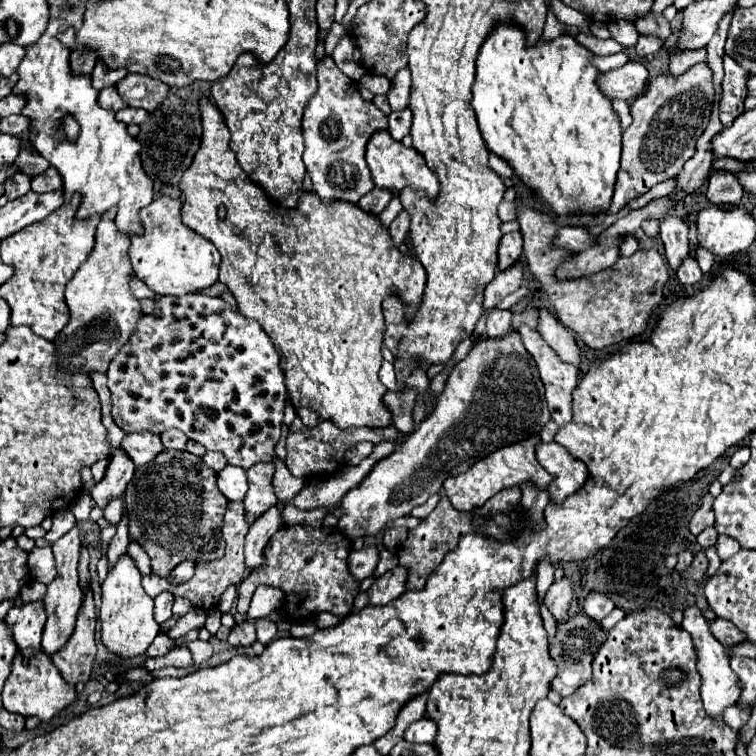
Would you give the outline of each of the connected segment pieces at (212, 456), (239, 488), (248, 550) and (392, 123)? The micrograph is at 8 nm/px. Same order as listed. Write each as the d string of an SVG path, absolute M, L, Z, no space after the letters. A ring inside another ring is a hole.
M207 451L207 453L203 455L203 463L205 463L207 467L211 467L213 471L219 471L221 467L227 465L227 461L225 461L225 457L223 457L221 453L211 453L211 451Z
M227 465L217 473L217 487L229 501L243 501L243 493L247 493L245 469Z
M271 507L267 513L263 513L263 517L259 517L259 521L255 521L255 525L251 525L247 539L245 539L245 565L247 569L257 569L259 565L263 565L263 549L267 545L267 541L271 539L271 535L283 525L281 521L281 513L277 511L277 507Z
M403 109L403 111L393 111L389 115L389 133L395 141L401 141L405 135L409 135L411 129L411 111Z

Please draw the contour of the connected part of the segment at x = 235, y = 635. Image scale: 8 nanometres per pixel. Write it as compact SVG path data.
M247 621L247 623L241 623L241 625L233 627L231 633L229 633L229 643L233 647L247 647L247 645L251 645L257 639L253 623L255 621Z

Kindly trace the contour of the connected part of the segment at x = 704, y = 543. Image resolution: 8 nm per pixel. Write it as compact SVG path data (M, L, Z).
M711 527L711 529L705 529L705 531L697 537L697 543L699 543L703 549L713 547L713 545L717 543L717 533L715 533L715 529L713 529L713 527Z

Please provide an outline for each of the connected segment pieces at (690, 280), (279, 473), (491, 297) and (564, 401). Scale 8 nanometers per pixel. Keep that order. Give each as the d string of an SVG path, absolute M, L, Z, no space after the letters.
M687 257L677 271L677 279L683 285L695 285L701 281L701 277L703 277L703 273L701 273L697 261L691 261L691 257Z
M275 459L275 477L273 477L273 487L275 487L275 495L277 499L283 501L291 501L291 497L305 485L305 481L299 481L295 477L291 477L291 473L287 473L287 467L283 461Z
M519 263L505 269L503 273L497 273L495 279L491 281L491 285L487 285L487 289L485 289L483 309L493 309L503 297L517 291L521 287L521 281L523 281L523 267Z
M519 325L519 335L523 339L525 349L537 363L539 377L545 385L545 399L551 411L551 419L563 427L571 421L571 393L579 381L579 369L571 363L565 363L557 357L557 353L543 341L543 337L527 327Z

